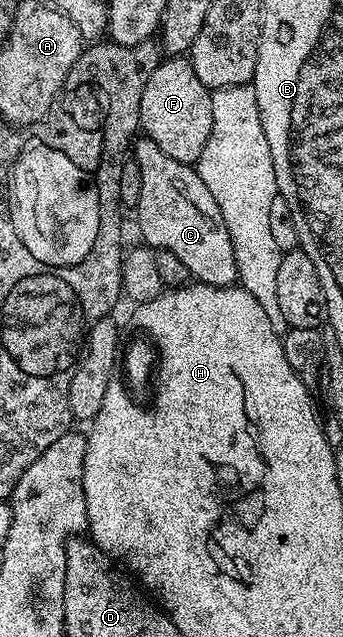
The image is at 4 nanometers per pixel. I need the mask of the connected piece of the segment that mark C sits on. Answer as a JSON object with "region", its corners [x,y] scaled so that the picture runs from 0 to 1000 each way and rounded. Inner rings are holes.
{"region":[[[423,214],[405,215],[388,224],[385,251],[408,264],[408,276],[414,278],[414,314],[408,319],[408,331],[414,330],[411,378],[449,392],[487,392],[507,397],[534,411],[536,421],[548,421],[554,432],[580,443],[601,443],[609,449],[685,447],[694,443],[694,422],[688,421],[688,396],[676,396],[676,370],[665,370],[665,352],[653,352],[653,339],[641,339],[641,325],[633,323],[630,314],[618,314],[618,301],[606,301],[606,295],[595,295],[595,283],[583,283],[574,265],[551,254],[501,251],[501,245],[487,245],[478,239],[466,239],[466,231],[455,228],[455,220]]]}

